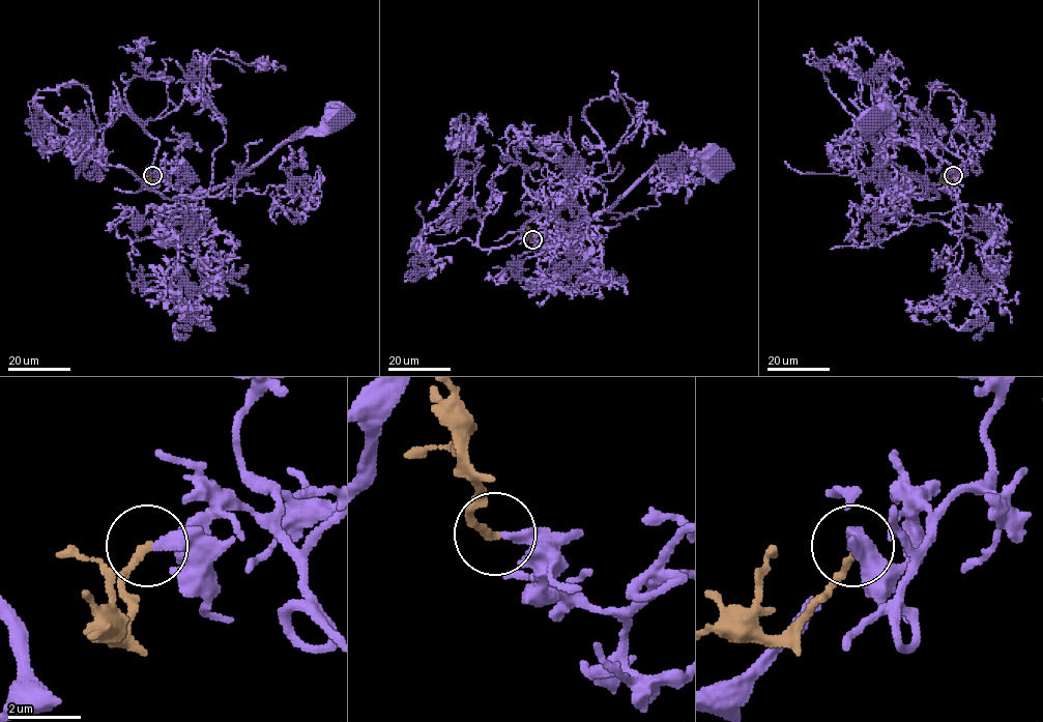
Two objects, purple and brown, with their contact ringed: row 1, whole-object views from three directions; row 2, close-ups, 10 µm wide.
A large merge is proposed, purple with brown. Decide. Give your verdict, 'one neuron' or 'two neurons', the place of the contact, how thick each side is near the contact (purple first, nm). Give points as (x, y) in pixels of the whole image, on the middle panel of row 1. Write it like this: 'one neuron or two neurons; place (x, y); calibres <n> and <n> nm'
one neuron; place (532, 239); calibres 320 and 220 nm

